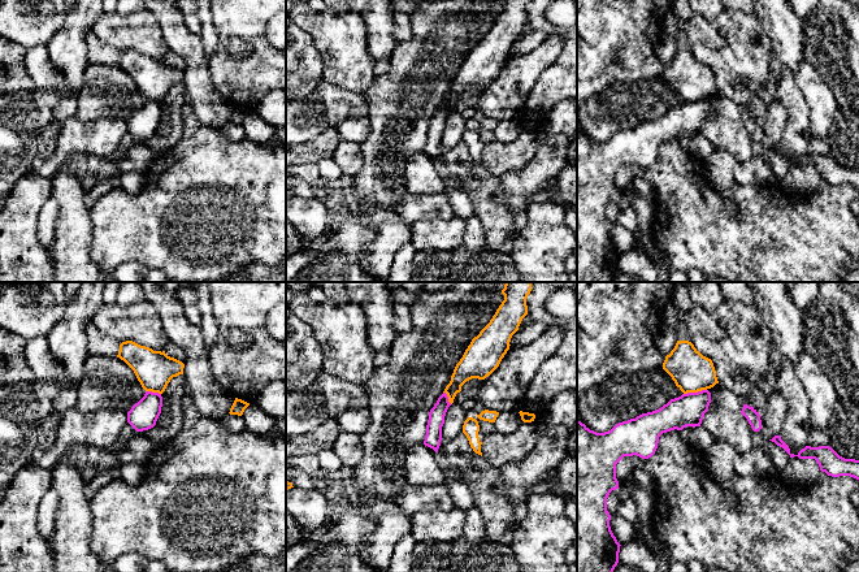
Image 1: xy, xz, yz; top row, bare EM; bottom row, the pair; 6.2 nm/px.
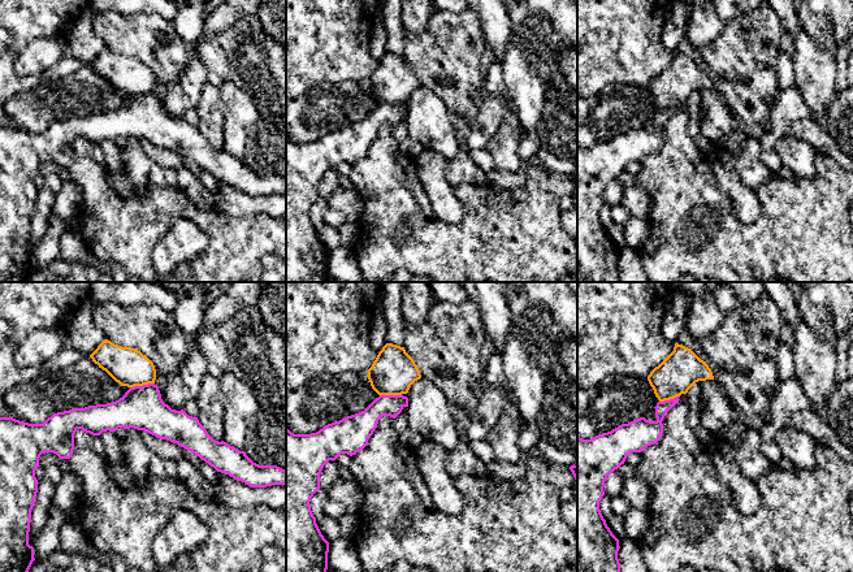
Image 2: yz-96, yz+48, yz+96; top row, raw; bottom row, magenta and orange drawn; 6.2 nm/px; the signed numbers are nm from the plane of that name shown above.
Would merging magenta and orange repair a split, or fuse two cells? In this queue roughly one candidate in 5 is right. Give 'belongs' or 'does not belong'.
does not belong

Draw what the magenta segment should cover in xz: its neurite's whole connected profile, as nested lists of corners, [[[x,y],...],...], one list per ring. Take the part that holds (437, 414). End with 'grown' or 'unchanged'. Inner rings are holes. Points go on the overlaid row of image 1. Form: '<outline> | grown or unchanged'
[[[443,393],[434,407],[429,412],[429,420],[426,425],[426,436],[424,445],[438,452],[442,441],[442,426],[444,424],[444,416],[451,403],[448,396]]] | unchanged

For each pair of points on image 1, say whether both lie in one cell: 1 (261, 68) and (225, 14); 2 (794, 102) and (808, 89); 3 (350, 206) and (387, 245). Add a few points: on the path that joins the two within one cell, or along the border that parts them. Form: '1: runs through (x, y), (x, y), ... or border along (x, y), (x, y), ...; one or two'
1: runs through (261, 53), (260, 46), (239, 25); one
2: border along (793, 73), (793, 79), (808, 109), (810, 124); two
3: runs through (361, 209), (386, 233); one

